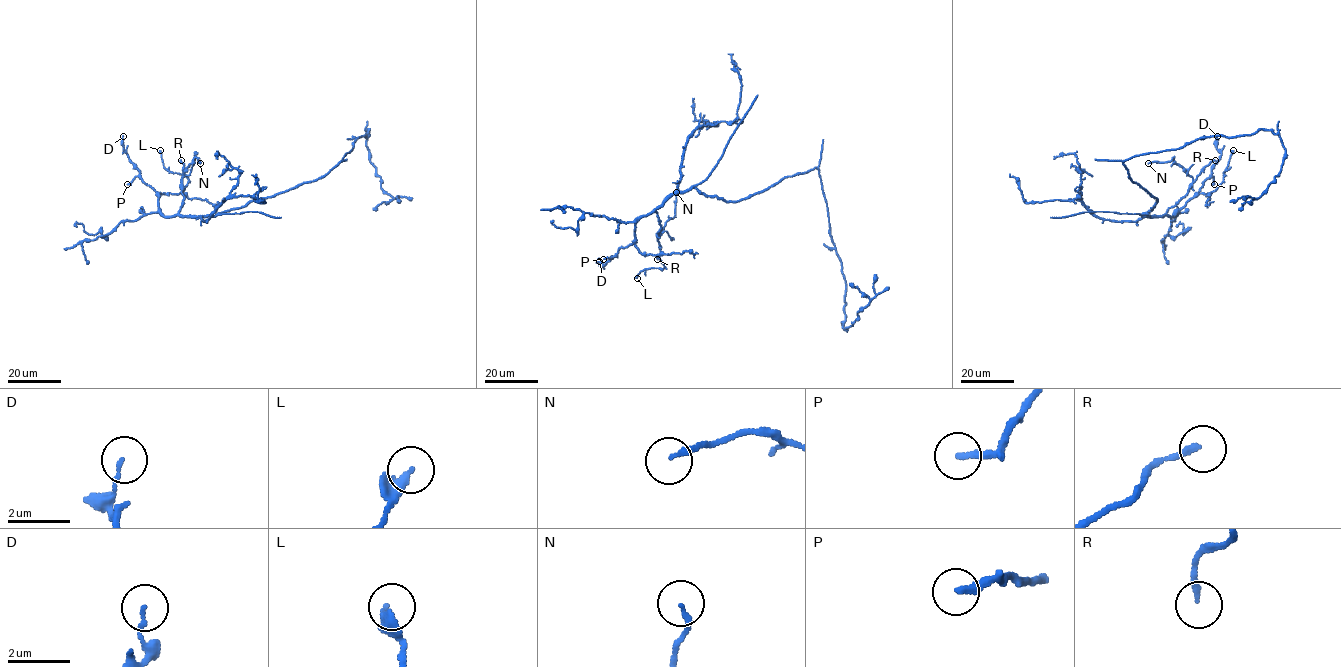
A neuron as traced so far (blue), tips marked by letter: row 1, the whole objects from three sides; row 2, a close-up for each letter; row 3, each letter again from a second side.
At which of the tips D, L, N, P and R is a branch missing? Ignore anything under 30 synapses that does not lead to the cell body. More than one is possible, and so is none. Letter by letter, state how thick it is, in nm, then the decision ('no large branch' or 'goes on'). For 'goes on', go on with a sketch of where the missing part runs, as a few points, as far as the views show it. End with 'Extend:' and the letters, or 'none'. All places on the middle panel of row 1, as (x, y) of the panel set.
D: calibre 110 nm; no large branch
L: calibre 240 nm; no large branch
N: calibre 160 nm; no large branch
P: calibre 240 nm; no large branch
R: calibre 180 nm; no large branch
Extend: none

